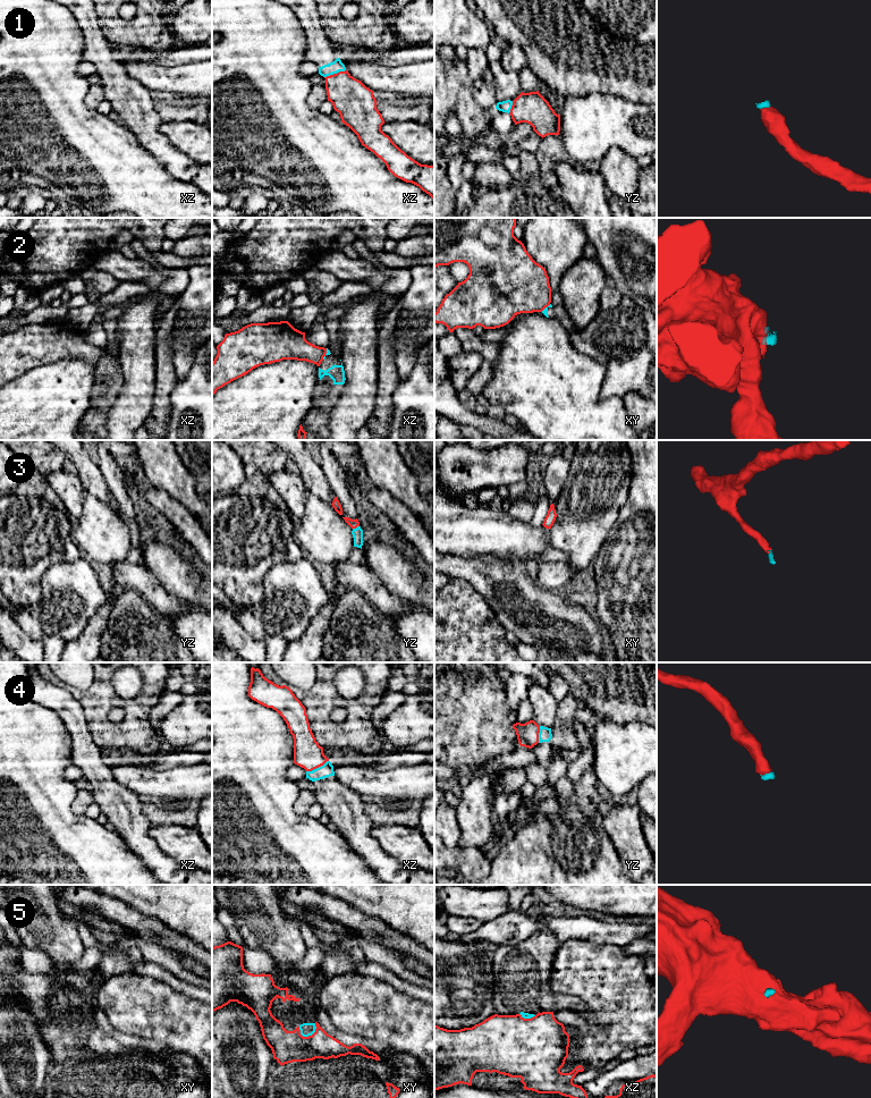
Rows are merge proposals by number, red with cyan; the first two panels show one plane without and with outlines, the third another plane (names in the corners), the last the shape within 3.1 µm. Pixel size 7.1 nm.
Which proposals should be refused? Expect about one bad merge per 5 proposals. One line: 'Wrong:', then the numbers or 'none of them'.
Wrong: 2, 5

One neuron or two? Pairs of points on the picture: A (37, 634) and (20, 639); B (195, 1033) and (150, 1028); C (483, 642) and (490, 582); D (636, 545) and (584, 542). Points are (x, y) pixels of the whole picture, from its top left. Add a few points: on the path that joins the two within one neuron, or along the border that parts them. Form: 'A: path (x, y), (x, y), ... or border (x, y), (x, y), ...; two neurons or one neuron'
A: border (13, 616), (15, 622), (31, 638), (41, 641); two neurons
B: path (184, 1028), (161, 1028); one neuron
C: border (471, 584), (504, 626); two neurons
D: border (616, 520), (591, 567); two neurons

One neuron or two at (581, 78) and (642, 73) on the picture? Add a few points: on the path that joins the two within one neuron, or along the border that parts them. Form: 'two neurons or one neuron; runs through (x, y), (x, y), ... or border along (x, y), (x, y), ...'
one neuron; runs through (595, 76), (627, 75)

